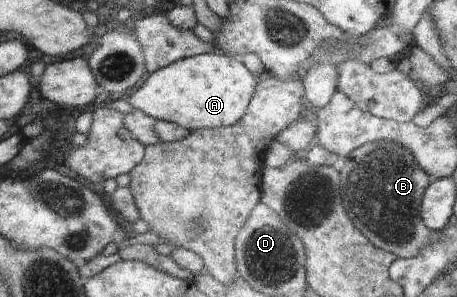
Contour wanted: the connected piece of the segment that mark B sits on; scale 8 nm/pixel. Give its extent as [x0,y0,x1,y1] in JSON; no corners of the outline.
[340,142,441,258]

